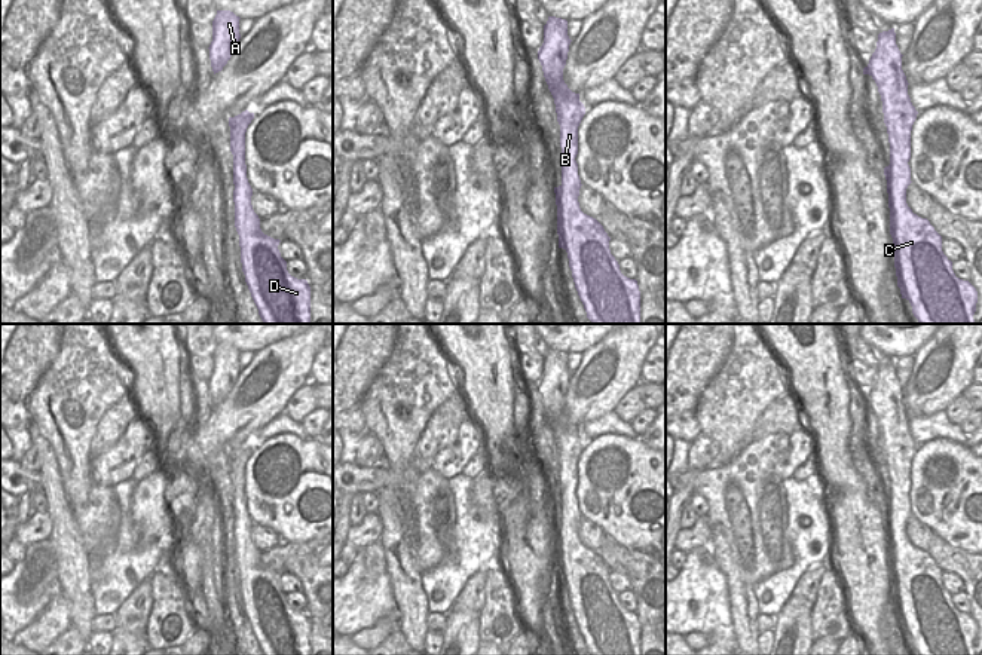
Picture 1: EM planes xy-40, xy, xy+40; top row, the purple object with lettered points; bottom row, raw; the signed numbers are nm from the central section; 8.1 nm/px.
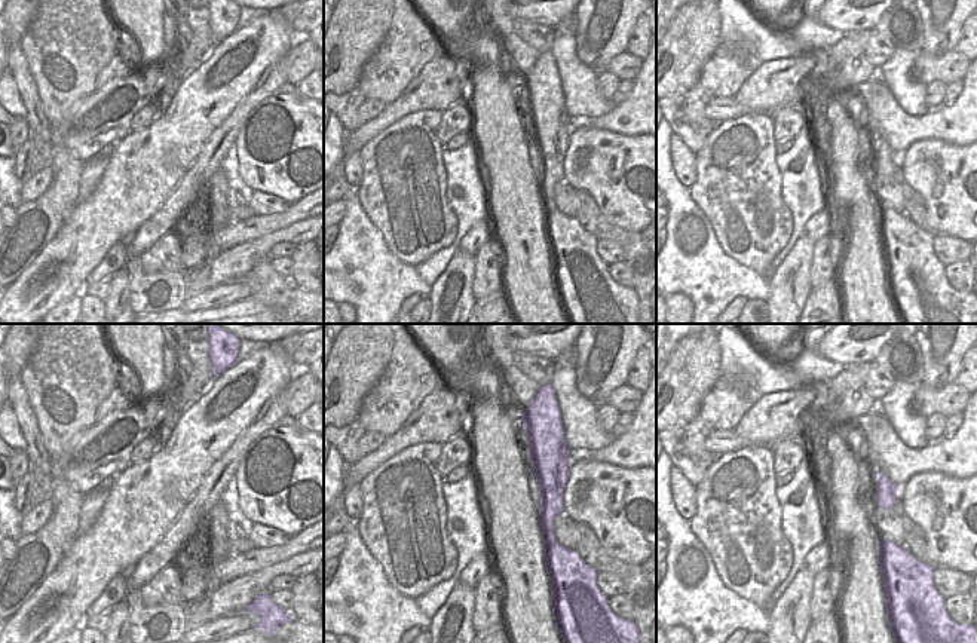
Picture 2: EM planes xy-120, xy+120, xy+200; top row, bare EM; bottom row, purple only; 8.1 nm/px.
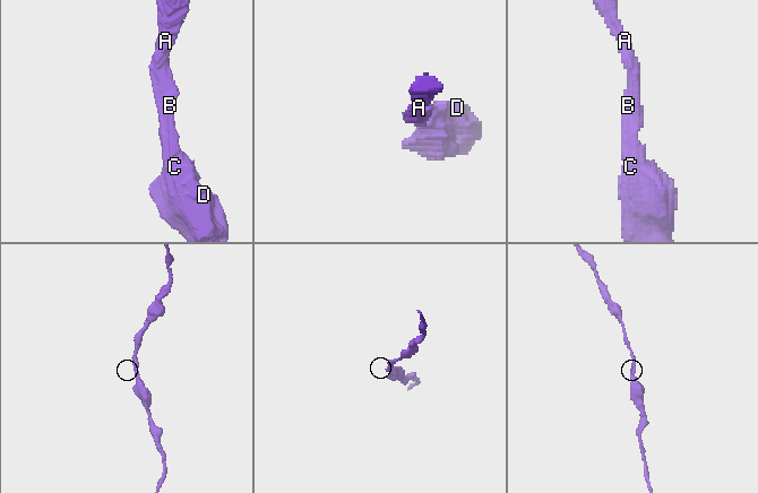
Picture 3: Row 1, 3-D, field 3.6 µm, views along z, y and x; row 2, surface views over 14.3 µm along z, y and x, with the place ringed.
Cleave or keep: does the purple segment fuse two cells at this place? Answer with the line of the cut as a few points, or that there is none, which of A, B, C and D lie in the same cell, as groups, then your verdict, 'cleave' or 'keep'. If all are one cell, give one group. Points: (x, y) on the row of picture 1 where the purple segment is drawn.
cut none; groups A B C D; keep

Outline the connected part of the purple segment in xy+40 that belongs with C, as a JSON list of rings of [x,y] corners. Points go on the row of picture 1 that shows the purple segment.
[[[894,28],[878,34],[877,49],[863,74],[869,74],[881,95],[884,123],[890,143],[890,165],[884,168],[890,208],[890,235],[894,247],[894,267],[902,299],[912,306],[920,324],[976,324],[978,291],[969,282],[955,276],[952,261],[942,251],[942,236],[927,218],[912,212],[906,203],[906,189],[911,181],[911,131],[918,111],[908,95],[908,80],[902,70],[902,53],[896,45]]]

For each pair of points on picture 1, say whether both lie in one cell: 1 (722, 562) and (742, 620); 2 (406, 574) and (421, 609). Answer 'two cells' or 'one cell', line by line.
1: one cell
2: one cell

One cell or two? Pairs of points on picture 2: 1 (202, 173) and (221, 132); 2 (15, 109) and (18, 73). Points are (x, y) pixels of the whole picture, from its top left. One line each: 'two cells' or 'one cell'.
1: one cell
2: two cells

